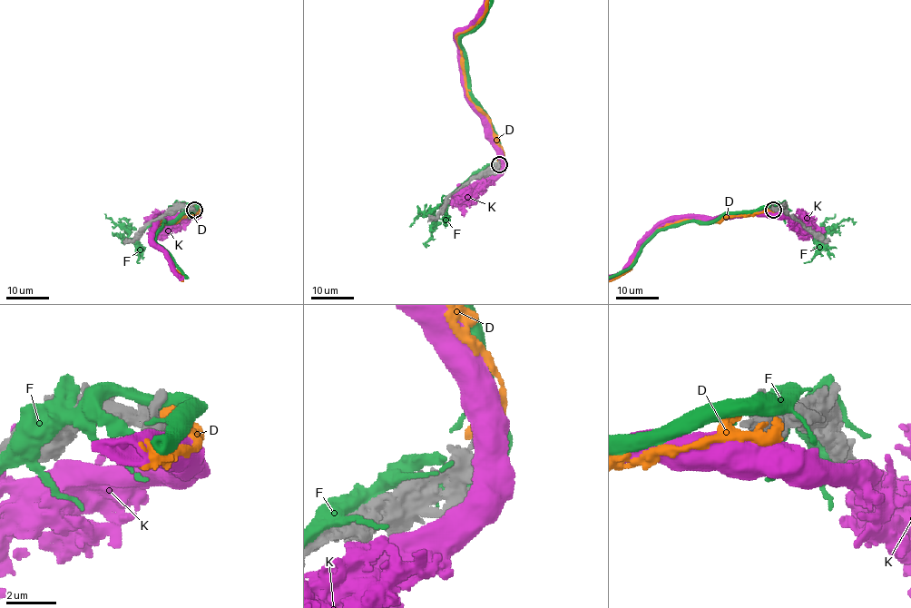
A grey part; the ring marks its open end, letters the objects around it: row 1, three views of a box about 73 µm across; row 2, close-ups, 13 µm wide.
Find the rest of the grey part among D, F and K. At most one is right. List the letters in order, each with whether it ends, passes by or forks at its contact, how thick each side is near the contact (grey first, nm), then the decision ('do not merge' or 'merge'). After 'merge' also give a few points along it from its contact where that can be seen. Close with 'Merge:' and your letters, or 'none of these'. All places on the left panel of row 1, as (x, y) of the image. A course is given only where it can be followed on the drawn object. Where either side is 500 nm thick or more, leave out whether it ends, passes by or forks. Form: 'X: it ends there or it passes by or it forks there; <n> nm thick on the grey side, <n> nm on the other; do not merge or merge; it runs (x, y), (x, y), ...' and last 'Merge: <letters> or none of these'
D: it passes by; 400 nm thick on the grey side, 260 nm on the other; merge
F: 550 nm thick on the grey side, 420 nm on the other; do not merge
K: 600 nm thick on the grey side, 750 nm on the other; do not merge
Merge: D

